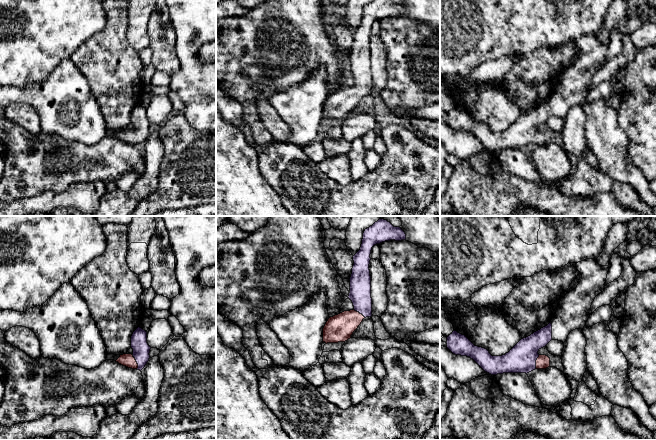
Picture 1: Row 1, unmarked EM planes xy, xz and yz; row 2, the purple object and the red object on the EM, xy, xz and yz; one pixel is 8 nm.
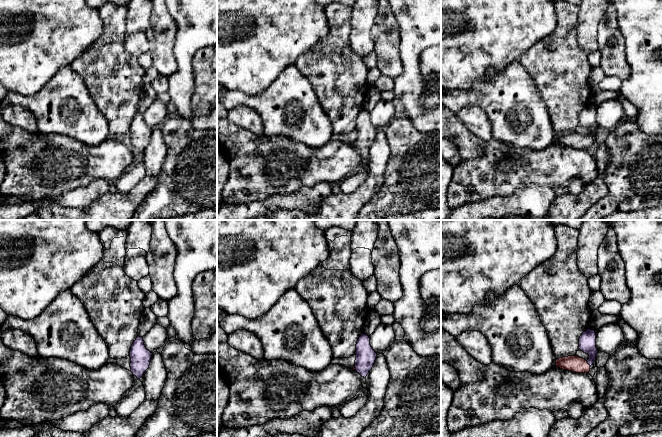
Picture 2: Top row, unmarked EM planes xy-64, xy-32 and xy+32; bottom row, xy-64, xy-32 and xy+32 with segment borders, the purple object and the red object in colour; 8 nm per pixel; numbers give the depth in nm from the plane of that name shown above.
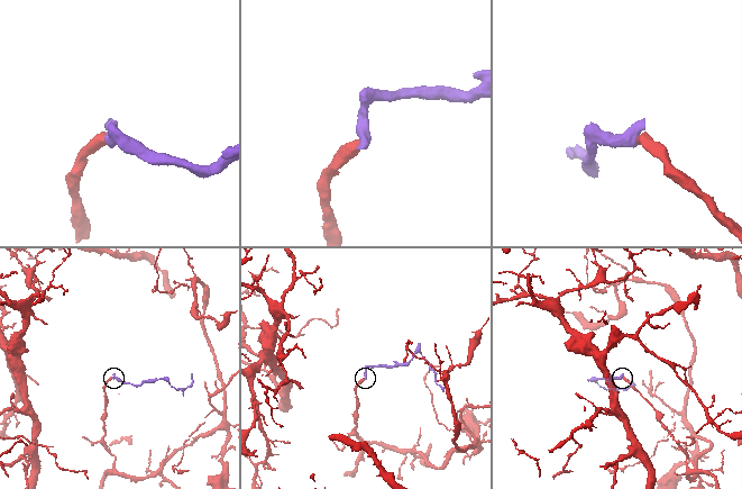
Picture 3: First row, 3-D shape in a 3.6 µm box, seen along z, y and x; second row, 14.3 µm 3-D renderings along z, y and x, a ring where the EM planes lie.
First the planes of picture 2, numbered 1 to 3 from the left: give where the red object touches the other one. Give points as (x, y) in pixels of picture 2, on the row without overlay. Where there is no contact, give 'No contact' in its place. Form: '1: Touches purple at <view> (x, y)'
1: No contact
2: Touches purple at xy-32 (355, 143)
3: Touches purple at xy+32 (588, 139)

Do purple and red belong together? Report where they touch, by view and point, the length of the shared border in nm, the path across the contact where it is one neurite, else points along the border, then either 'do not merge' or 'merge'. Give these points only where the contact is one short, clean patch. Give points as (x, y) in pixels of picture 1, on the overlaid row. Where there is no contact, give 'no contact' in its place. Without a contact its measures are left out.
meets purple in xy at (136, 361); contact 130 nm long; runs through xy (141, 349), (140, 357), (136, 361), (128, 360); merge

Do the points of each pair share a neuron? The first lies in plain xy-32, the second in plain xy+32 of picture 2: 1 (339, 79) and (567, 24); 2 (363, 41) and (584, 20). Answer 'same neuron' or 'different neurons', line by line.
1: same neuron
2: same neuron

